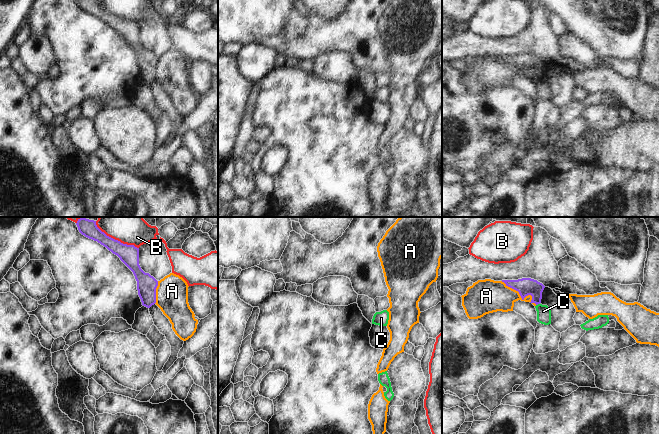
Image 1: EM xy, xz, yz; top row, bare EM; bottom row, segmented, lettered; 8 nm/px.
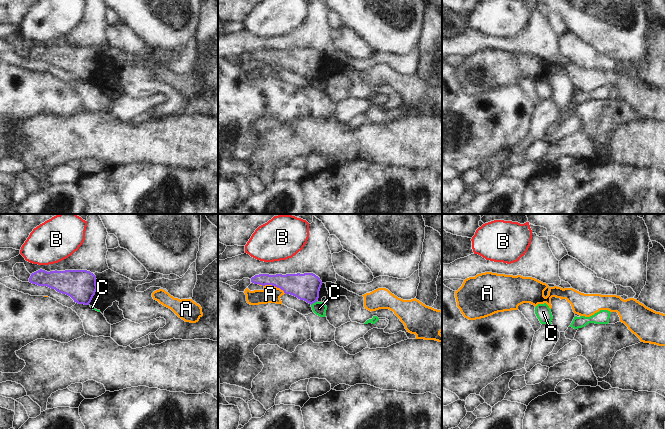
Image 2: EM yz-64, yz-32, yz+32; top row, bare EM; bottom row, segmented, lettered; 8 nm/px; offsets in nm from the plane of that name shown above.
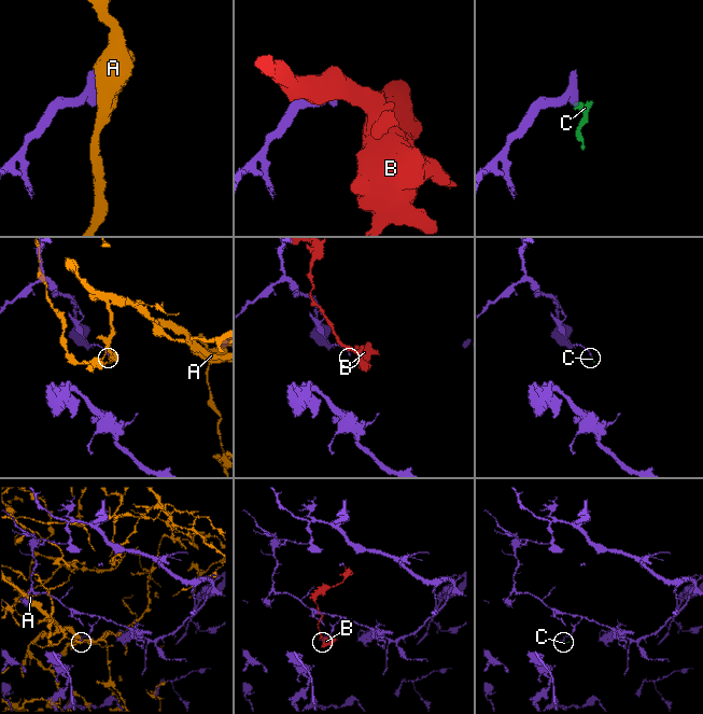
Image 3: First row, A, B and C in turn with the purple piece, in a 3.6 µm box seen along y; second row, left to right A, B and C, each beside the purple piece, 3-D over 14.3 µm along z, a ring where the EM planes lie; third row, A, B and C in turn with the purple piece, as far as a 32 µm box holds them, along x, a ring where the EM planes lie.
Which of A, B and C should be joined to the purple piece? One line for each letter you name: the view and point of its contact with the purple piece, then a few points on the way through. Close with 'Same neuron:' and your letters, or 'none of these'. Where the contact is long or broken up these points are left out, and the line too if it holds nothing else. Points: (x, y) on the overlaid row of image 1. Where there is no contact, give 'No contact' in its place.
Same neuron: none of these

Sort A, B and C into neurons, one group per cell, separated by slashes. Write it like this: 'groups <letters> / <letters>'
groups A / B / C

